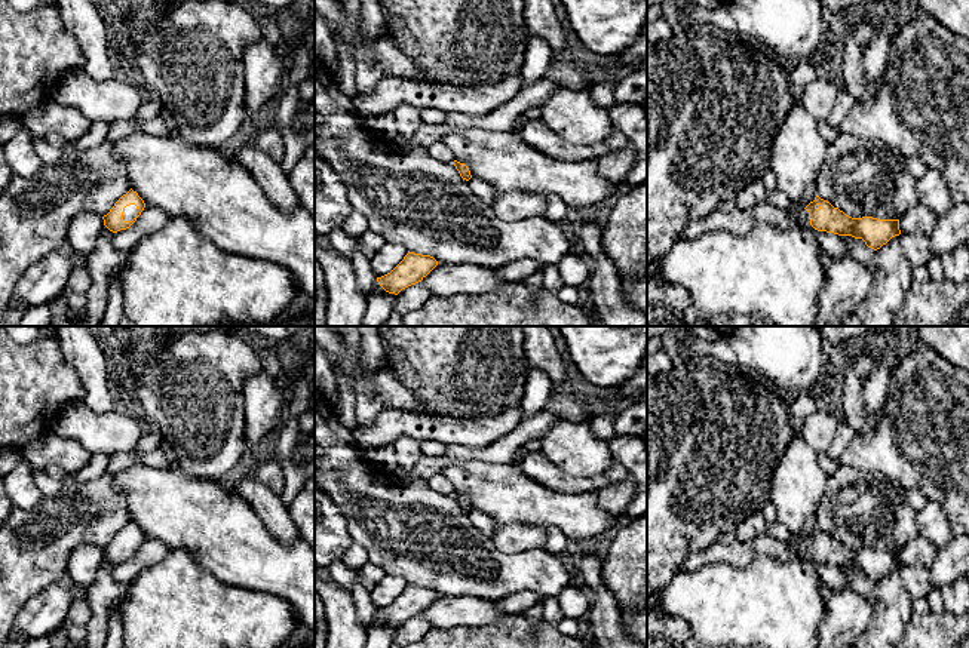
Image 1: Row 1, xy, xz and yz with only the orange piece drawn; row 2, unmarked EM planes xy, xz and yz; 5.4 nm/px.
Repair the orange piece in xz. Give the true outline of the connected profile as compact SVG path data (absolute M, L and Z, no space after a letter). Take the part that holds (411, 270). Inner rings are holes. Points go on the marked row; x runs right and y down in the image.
M408 251L390 273L377 277L377 282L386 292L398 295L402 289L421 282L436 265L433 257Z

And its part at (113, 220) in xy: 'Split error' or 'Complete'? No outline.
Split error

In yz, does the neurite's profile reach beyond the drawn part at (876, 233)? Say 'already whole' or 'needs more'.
needs more

